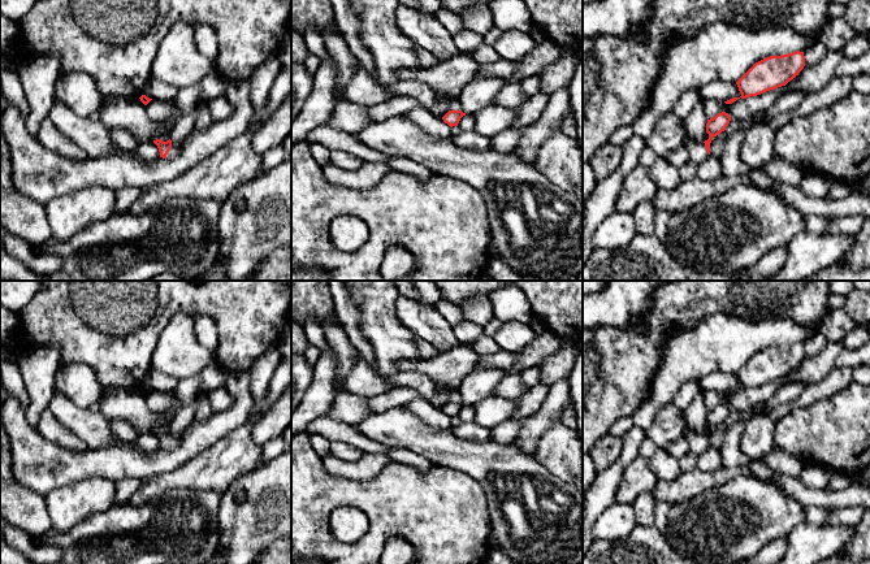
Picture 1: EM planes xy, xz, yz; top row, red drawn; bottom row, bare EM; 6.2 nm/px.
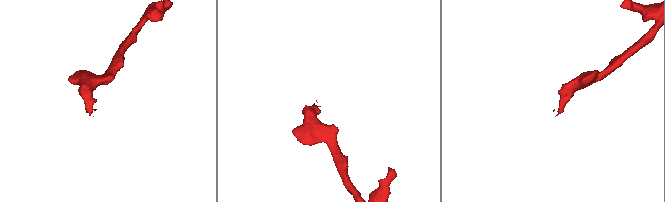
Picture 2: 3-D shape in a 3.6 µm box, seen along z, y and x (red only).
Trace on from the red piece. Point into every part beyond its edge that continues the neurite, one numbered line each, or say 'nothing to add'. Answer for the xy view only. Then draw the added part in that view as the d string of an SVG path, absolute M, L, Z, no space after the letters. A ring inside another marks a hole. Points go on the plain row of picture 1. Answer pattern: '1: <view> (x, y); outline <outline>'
1: xy (176, 439); outline M186 430L177 433L177 434L172 434L172 438L170 438L170 442L166 446L166 450L172 451L172 450L177 448L181 444L183 437L185 437L185 433L186 433Z

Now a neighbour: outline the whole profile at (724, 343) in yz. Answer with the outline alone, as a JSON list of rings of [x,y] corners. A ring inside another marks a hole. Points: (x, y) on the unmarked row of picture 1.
[[[714,314],[700,321],[692,329],[672,327],[665,342],[659,368],[650,385],[650,396],[641,403],[633,415],[619,417],[609,433],[623,438],[633,426],[646,433],[658,409],[665,404],[674,403],[675,394],[685,382],[700,381],[713,372],[737,373],[756,353],[766,348],[788,346],[796,342],[805,343],[818,333],[821,324],[822,318],[806,329],[783,317],[749,321],[730,314]]]

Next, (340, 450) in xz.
[[[330,442],[330,455],[345,461],[359,461],[364,451],[345,442]]]

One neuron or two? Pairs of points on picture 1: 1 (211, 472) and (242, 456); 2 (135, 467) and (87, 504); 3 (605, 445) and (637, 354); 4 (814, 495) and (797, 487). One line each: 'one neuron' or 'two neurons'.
1: one neuron
2: two neurons
3: two neurons
4: one neuron

